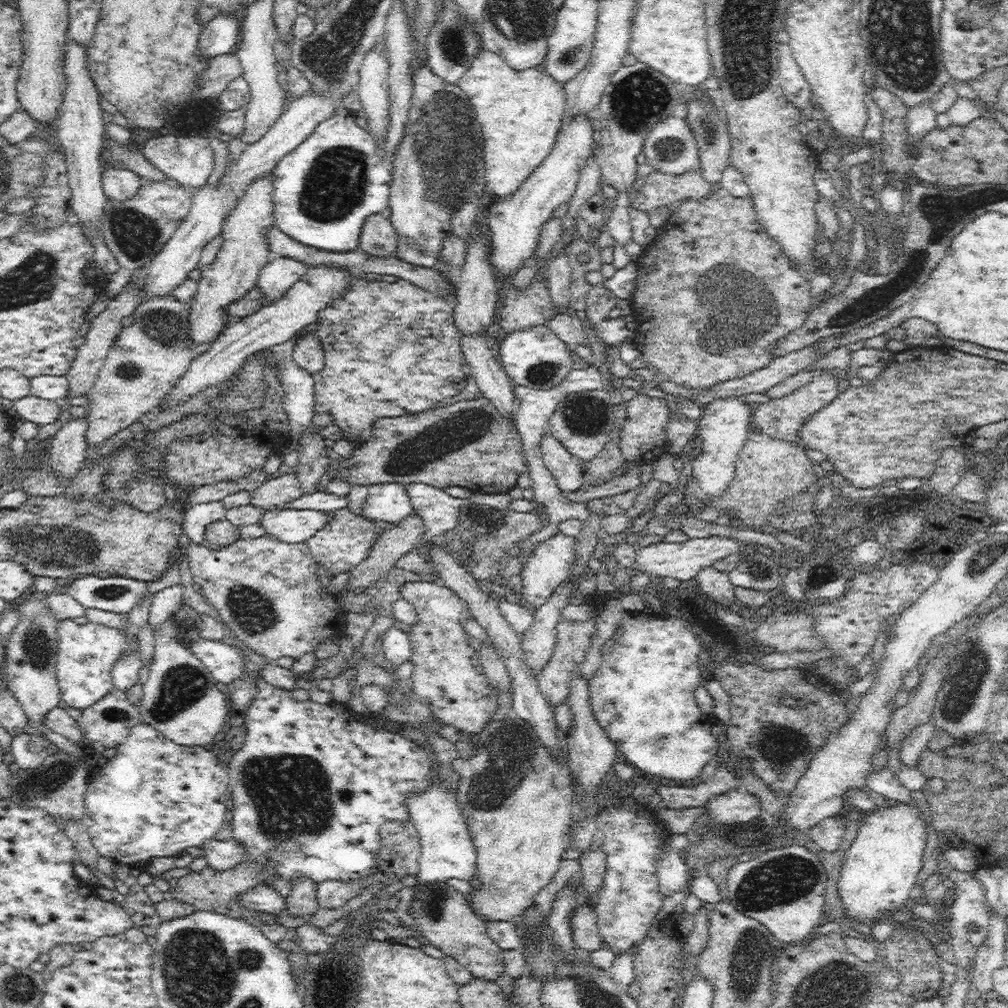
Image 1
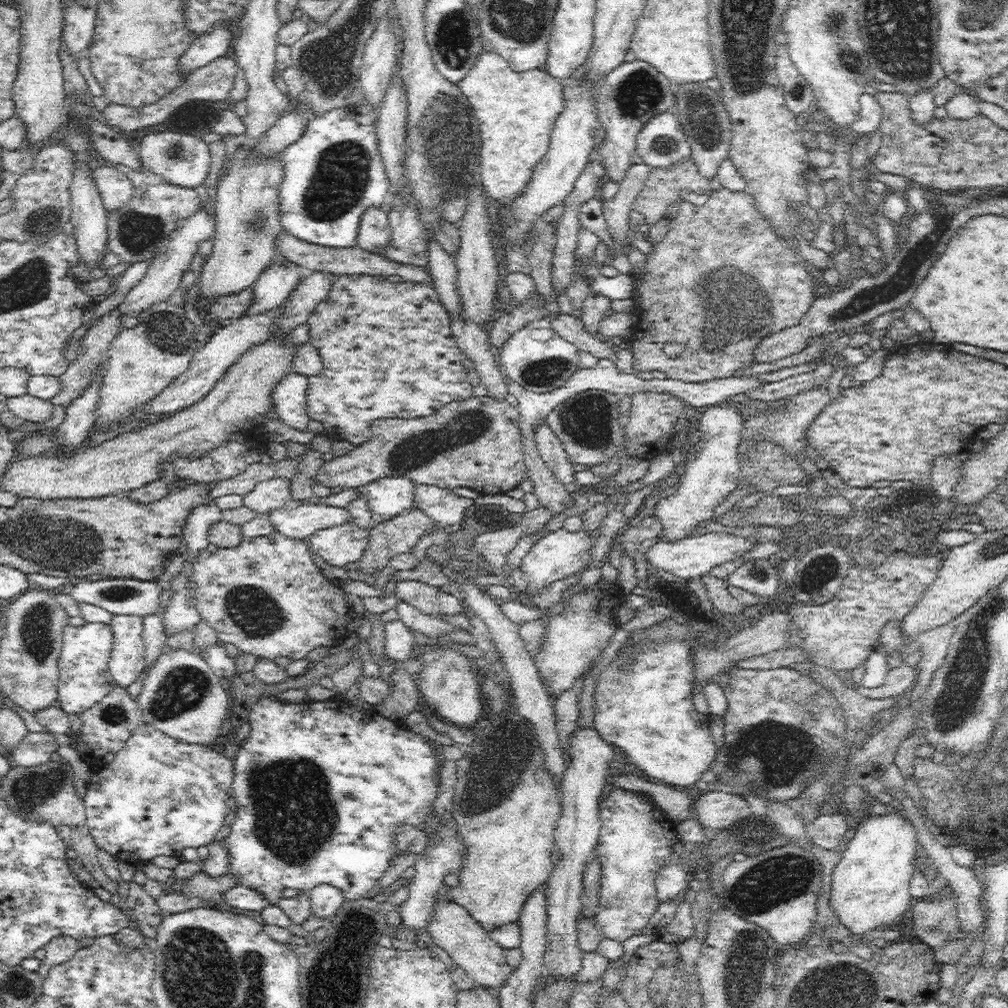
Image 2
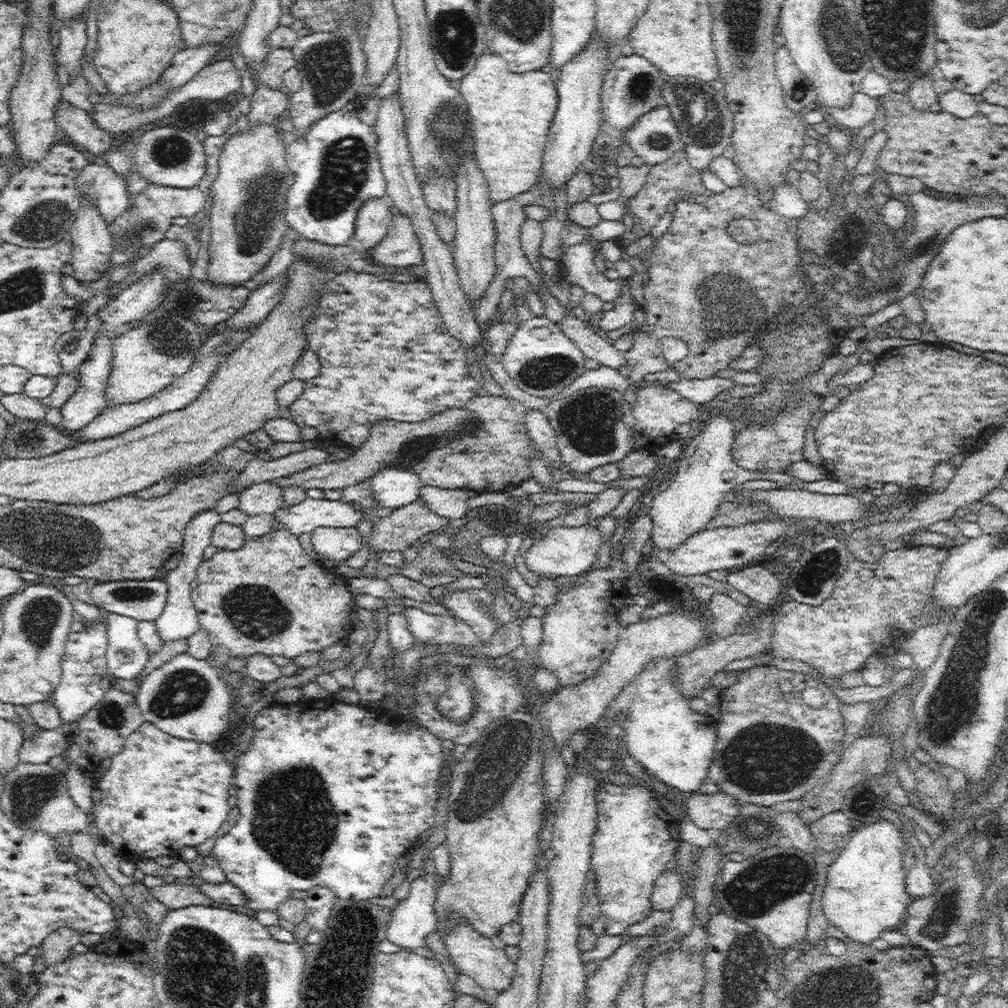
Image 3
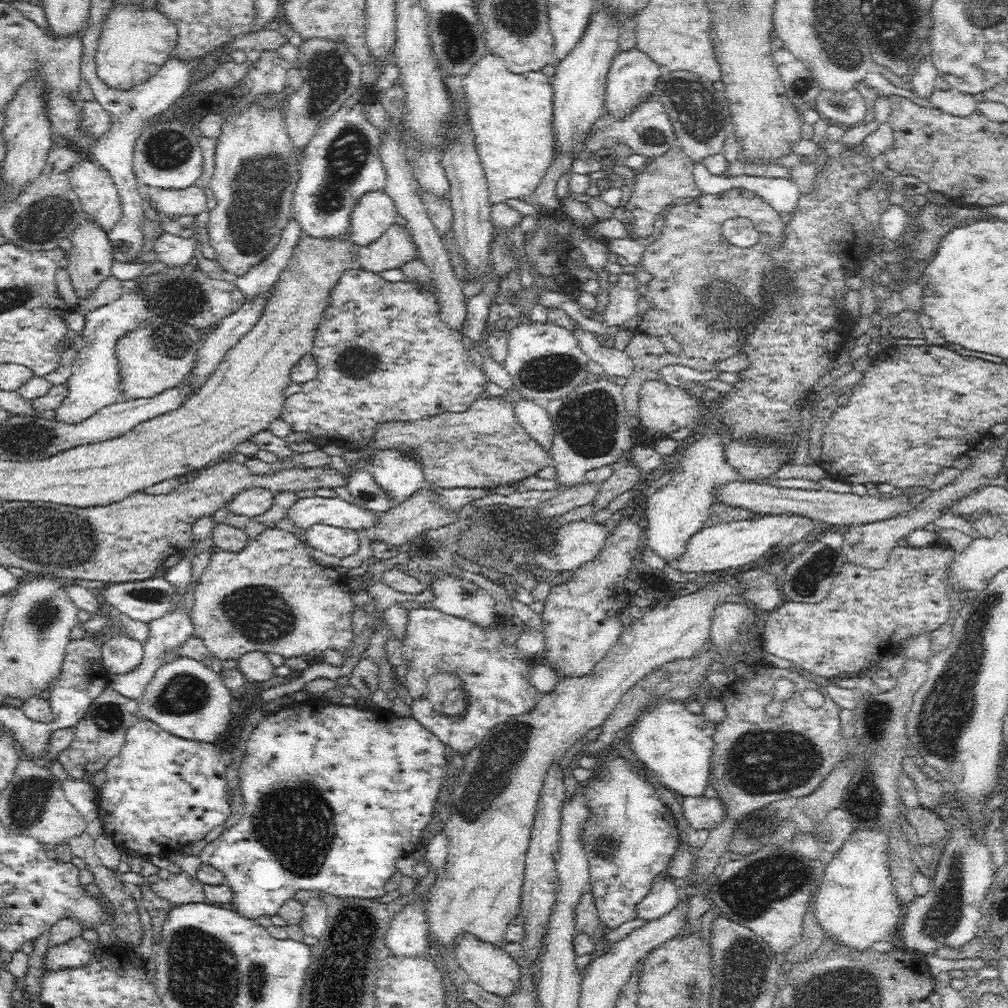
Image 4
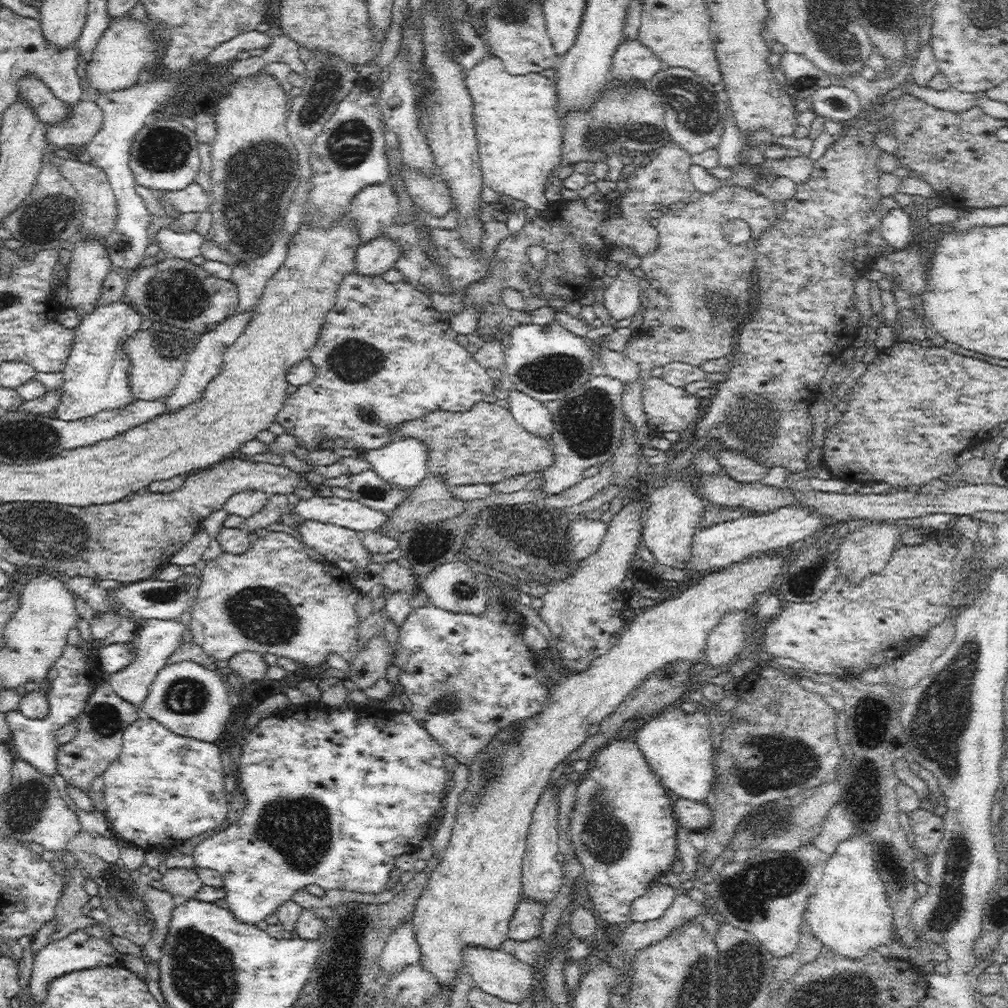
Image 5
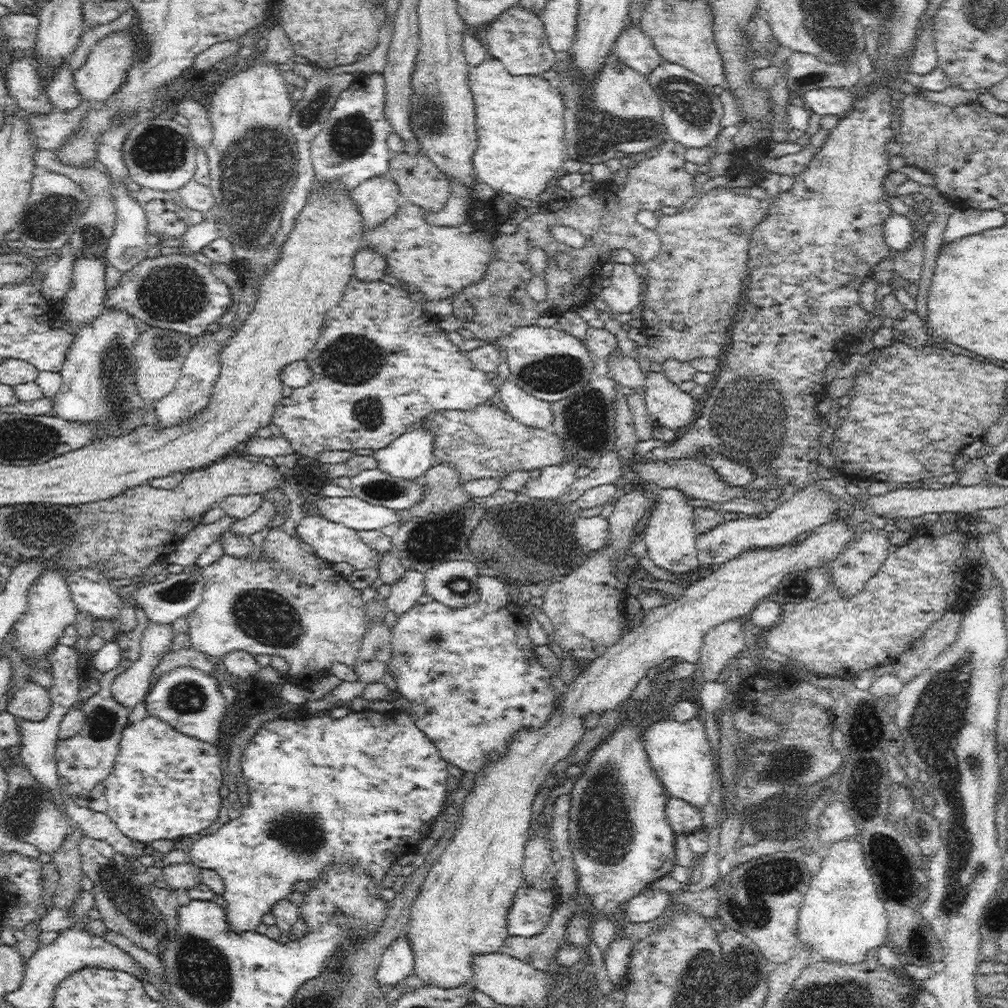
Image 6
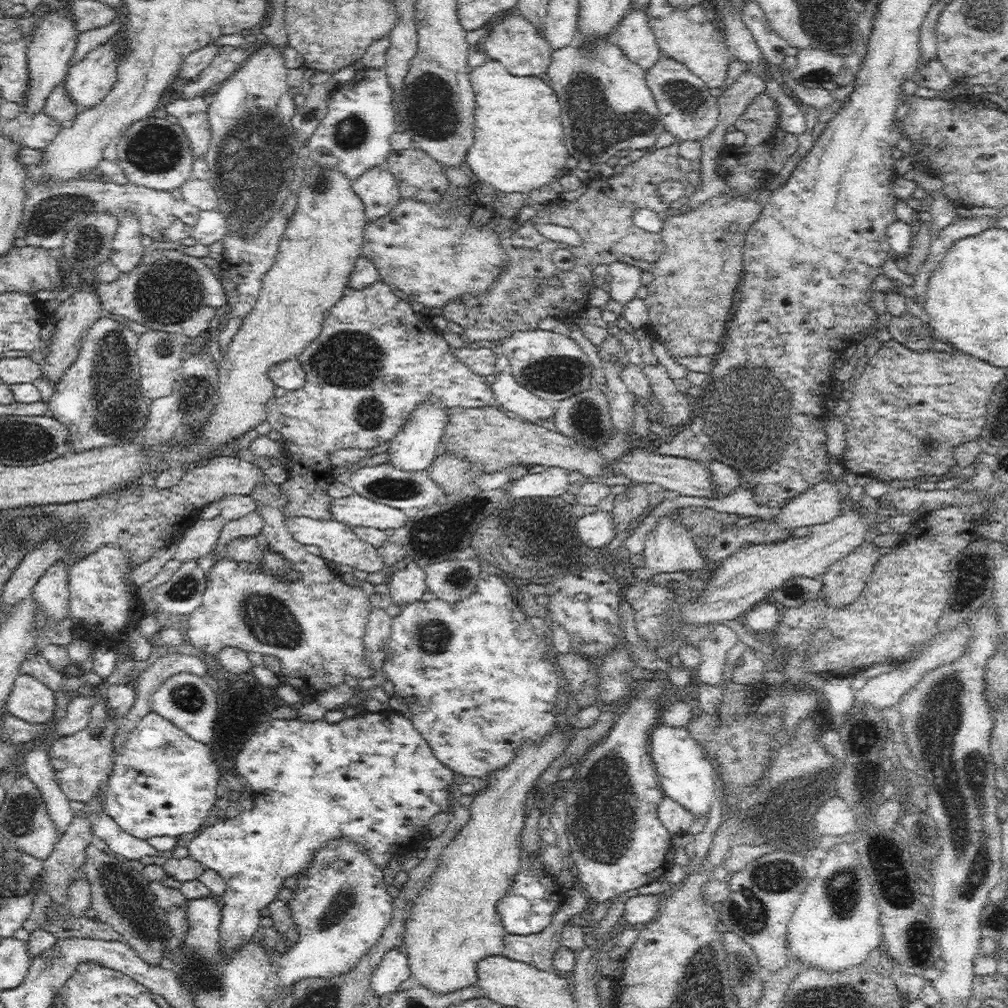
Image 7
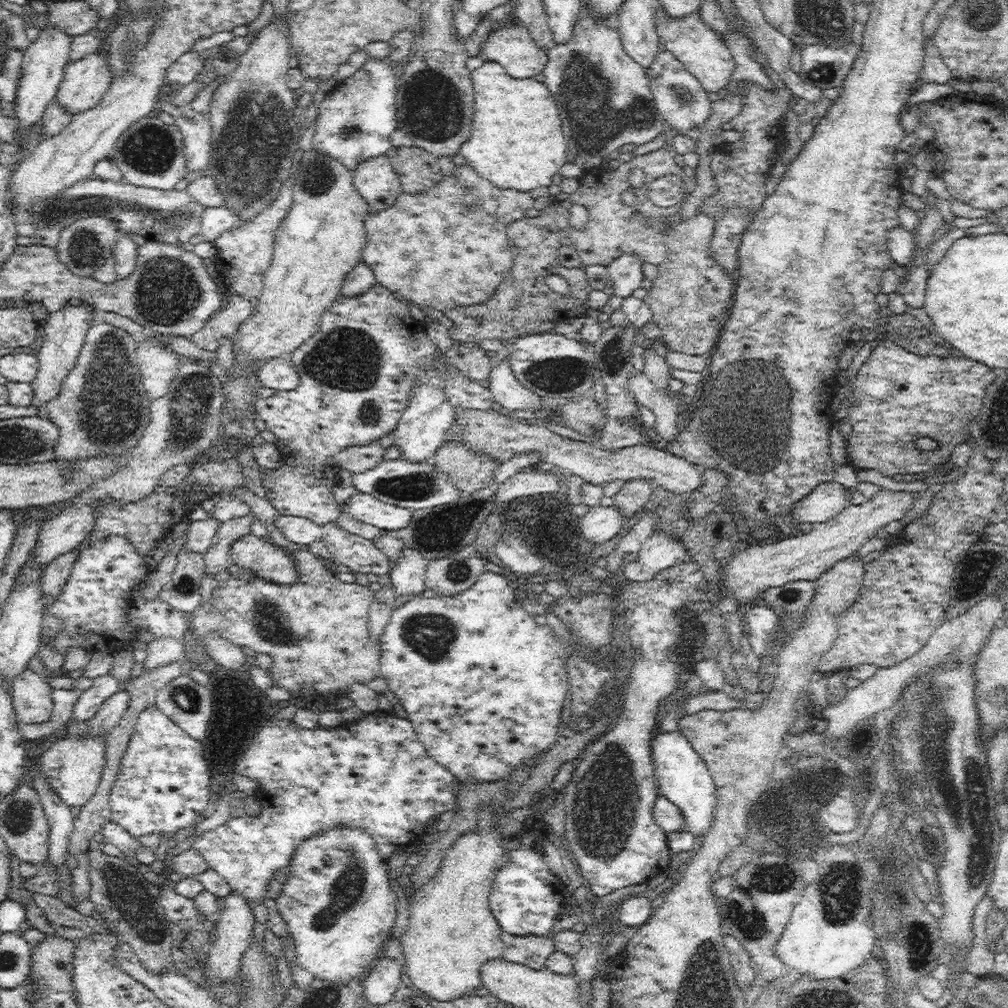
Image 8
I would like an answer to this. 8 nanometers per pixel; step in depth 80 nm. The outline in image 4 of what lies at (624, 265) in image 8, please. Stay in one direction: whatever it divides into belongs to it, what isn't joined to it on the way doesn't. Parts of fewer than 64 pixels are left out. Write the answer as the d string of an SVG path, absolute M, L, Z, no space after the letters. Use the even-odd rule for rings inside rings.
M632 271L619 274L616 284L608 289L608 304L599 318L604 326L618 327L638 314L638 285L638 278Z

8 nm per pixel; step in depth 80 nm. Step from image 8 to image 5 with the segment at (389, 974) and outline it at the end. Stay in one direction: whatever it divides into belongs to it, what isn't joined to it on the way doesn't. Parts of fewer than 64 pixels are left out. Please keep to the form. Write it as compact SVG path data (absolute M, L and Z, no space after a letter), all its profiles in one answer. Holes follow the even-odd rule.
M412 918L400 923L387 938L378 960L383 973L388 976L405 966L416 964L420 958L420 945L416 943Z

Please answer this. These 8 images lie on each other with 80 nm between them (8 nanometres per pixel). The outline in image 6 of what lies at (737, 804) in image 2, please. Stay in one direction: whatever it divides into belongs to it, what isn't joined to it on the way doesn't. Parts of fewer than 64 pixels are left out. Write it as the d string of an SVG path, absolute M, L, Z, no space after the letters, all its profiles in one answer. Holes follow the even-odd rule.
M668 796L666 804L666 819L674 829L674 834L693 833L702 826L701 810L692 807L690 803Z

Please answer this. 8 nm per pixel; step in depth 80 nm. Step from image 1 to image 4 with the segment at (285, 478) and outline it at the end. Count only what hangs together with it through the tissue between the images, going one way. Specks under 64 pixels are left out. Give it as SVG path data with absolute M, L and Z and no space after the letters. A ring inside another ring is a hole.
M258 487L241 490L234 498L226 504L227 511L250 519L256 518L270 510L274 504L275 493Z

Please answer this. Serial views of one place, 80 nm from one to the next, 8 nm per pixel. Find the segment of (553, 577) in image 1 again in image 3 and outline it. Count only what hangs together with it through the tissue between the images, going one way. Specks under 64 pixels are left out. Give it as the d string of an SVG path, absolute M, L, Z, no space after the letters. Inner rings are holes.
M588 522L582 526L569 526L565 528L554 527L544 535L544 538L530 544L530 549L524 554L524 561L528 571L540 577L546 576L574 576L584 574L597 560L598 551L604 542L602 533L598 531L596 525Z

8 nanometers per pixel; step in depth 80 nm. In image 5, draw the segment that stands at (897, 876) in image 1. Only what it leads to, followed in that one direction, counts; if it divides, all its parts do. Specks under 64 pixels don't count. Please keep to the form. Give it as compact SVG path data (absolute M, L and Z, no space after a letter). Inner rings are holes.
M857 831L825 858L821 879L815 882L815 890L808 898L803 924L809 925L807 929L828 950L850 959L863 957L878 945L892 945L895 942L892 907L884 890L886 886L875 865L870 836Z

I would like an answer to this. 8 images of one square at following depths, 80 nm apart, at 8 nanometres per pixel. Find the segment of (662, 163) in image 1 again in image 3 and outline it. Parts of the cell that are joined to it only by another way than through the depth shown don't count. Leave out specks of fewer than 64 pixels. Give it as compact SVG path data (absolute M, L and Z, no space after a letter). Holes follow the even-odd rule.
M667 105L642 116L632 128L622 132L622 136L636 156L651 166L666 162L670 156L684 150L684 141Z

